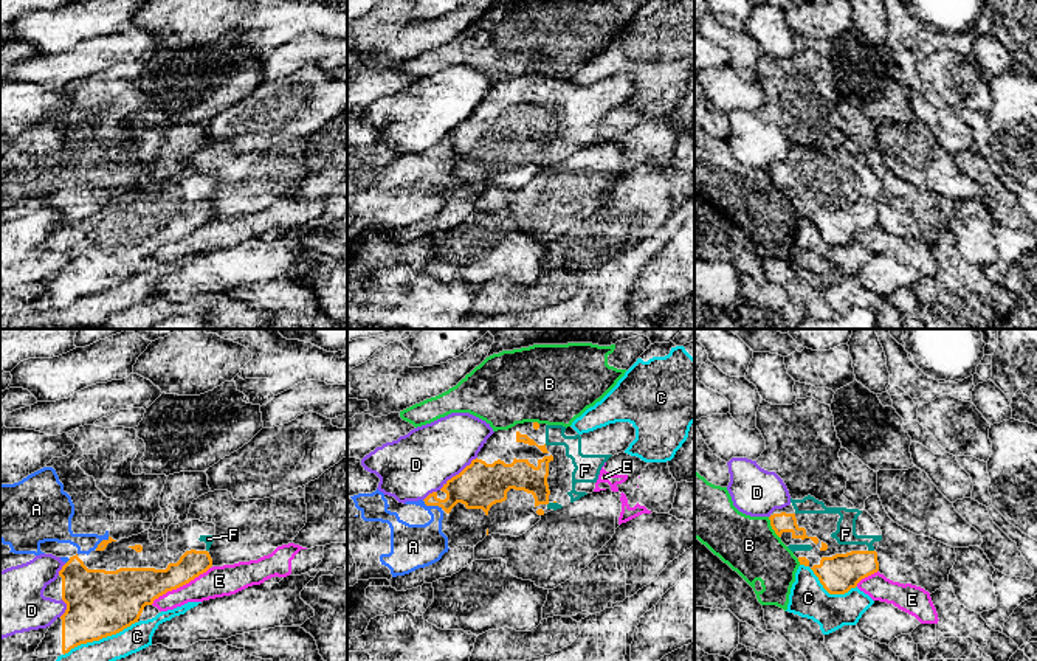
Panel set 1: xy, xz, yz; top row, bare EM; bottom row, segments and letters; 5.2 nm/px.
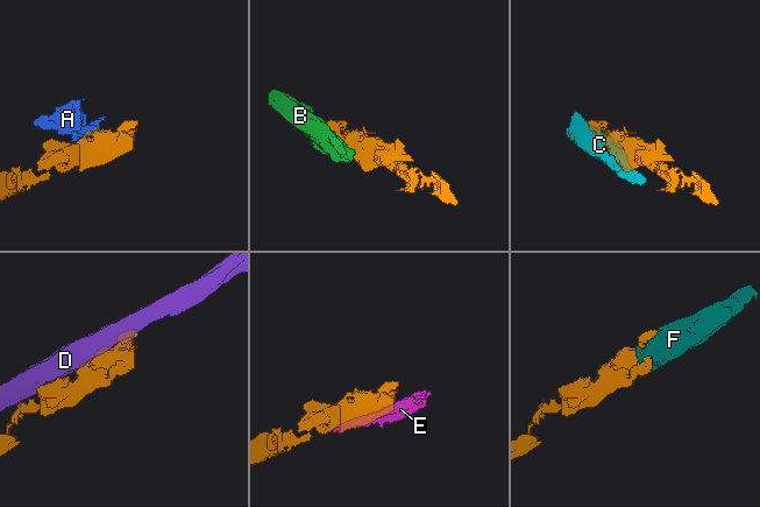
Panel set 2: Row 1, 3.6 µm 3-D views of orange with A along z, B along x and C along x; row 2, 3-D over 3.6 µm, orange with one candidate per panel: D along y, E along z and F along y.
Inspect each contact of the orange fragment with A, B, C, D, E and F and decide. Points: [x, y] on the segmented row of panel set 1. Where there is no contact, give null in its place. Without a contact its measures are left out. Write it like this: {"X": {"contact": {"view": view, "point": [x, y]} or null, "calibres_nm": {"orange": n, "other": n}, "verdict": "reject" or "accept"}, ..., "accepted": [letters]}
{"A": {"contact": {"view": "xz", "point": [433, 505]}, "calibres_nm": {"orange": 220, "other": 240}, "verdict": "reject"}, "B": {"contact": {"view": "yz", "point": [772, 528]}, "calibres_nm": {"orange": 100, "other": 300}, "verdict": "reject"}, "C": {"contact": {"view": "xy", "point": [99, 638]}, "calibres_nm": {"orange": 340, "other": 140}, "verdict": "reject"}, "D": {"contact": {"view": "xz", "point": [459, 474]}, "calibres_nm": {"orange": 240, "other": 320}, "verdict": "reject"}, "E": {"contact": {"view": "xy", "point": [180, 585]}, "calibres_nm": {"orange": 220, "other": 160}, "verdict": "reject"}, "F": {"contact": {"view": "yz", "point": [871, 551]}, "calibres_nm": {"orange": 200, "other": 110}, "verdict": "accept"}, "accepted": ["F"]}

